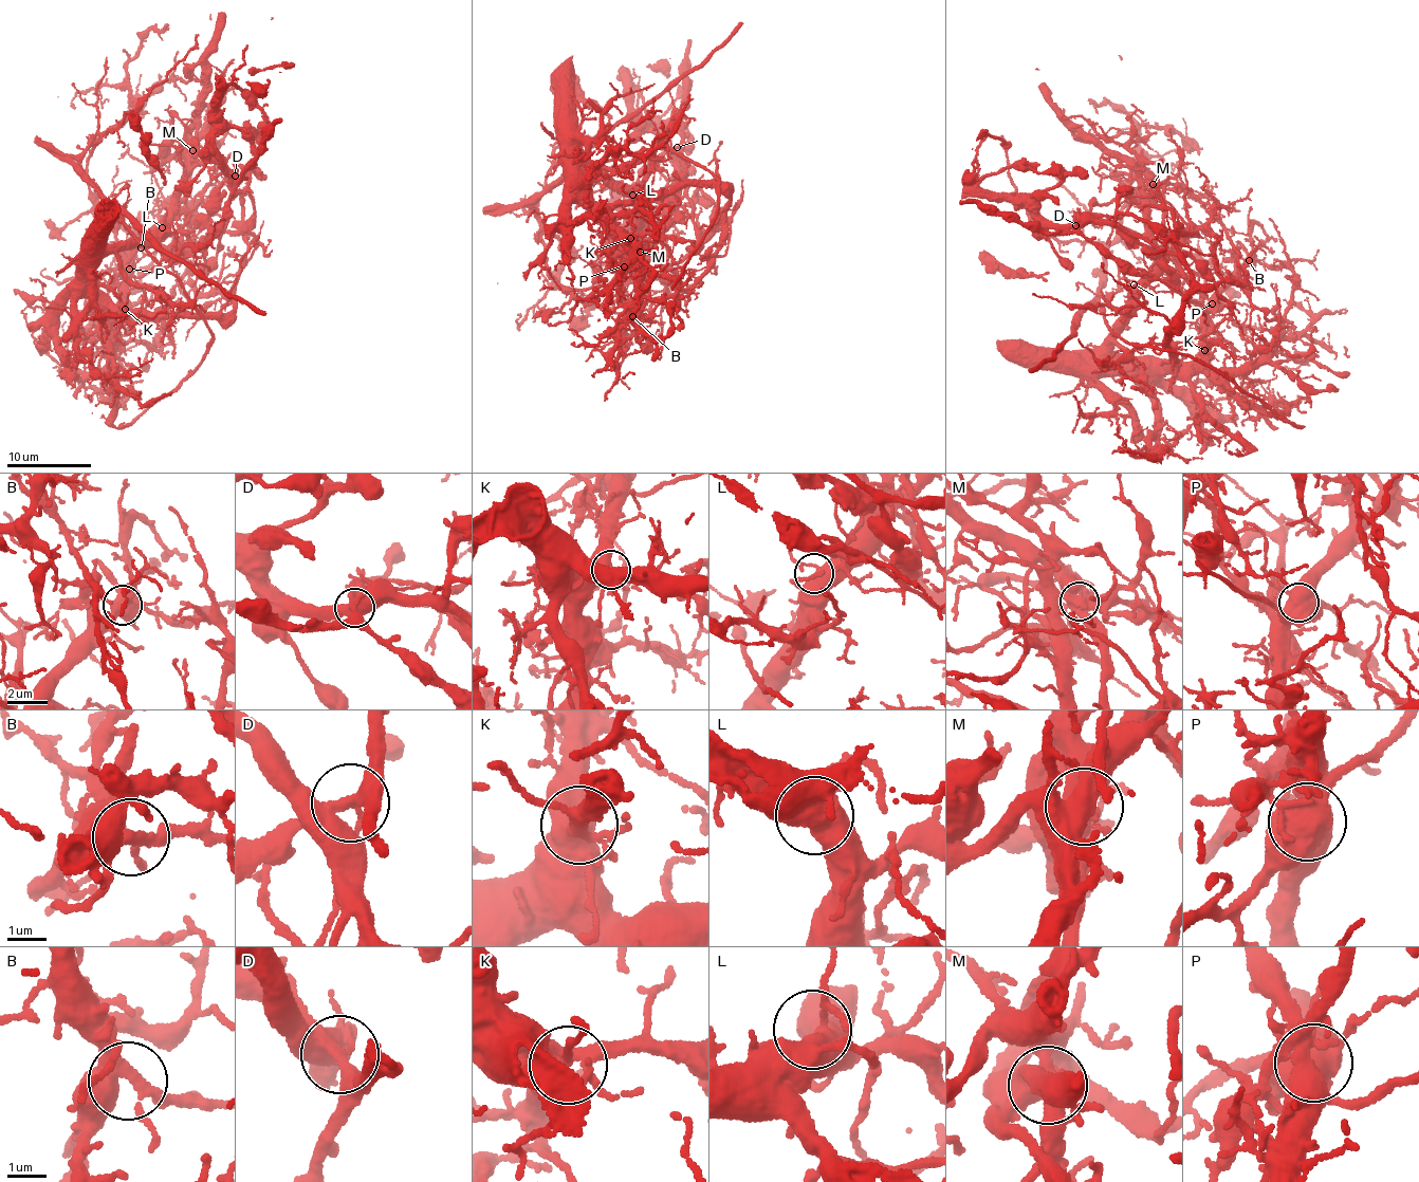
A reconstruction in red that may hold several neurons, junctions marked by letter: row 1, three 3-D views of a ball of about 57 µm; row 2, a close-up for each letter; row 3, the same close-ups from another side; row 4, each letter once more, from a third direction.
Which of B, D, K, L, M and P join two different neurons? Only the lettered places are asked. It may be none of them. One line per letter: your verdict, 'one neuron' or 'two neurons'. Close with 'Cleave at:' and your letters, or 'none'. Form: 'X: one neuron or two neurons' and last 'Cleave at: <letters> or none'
B: one neuron
D: two neurons
K: one neuron
L: one neuron
M: two neurons
P: two neurons
Cleave at: D, M, P

